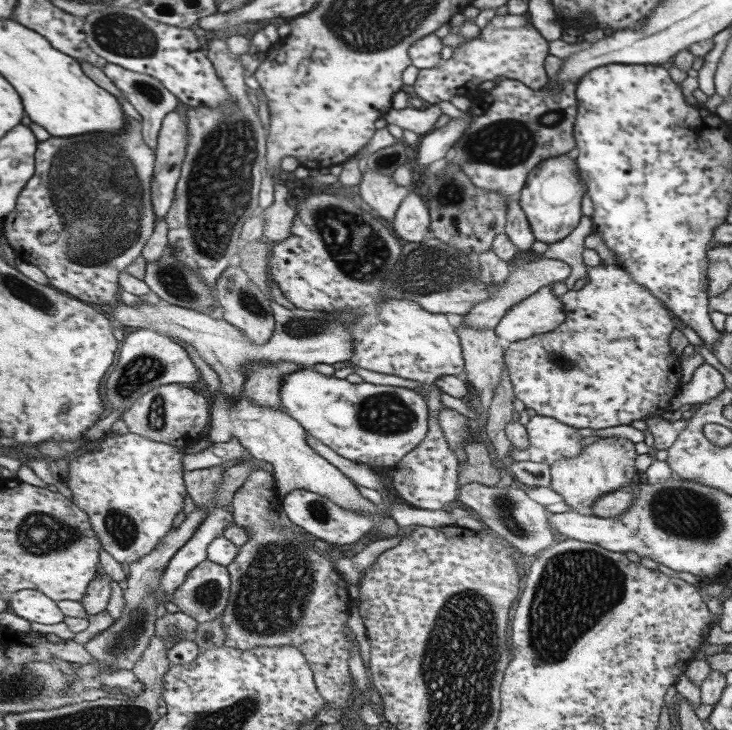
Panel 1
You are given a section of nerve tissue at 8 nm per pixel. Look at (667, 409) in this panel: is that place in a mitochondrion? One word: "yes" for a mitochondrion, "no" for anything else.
no

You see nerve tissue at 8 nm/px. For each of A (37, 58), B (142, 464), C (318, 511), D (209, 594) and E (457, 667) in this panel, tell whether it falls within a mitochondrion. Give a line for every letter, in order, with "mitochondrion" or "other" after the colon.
A: other
B: other
C: mitochondrion
D: mitochondrion
E: mitochondrion

